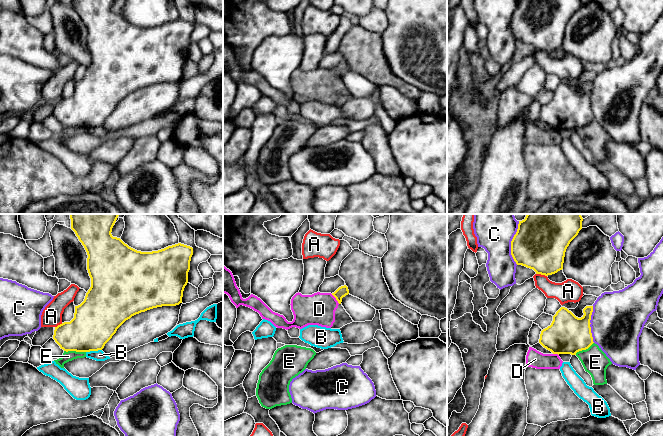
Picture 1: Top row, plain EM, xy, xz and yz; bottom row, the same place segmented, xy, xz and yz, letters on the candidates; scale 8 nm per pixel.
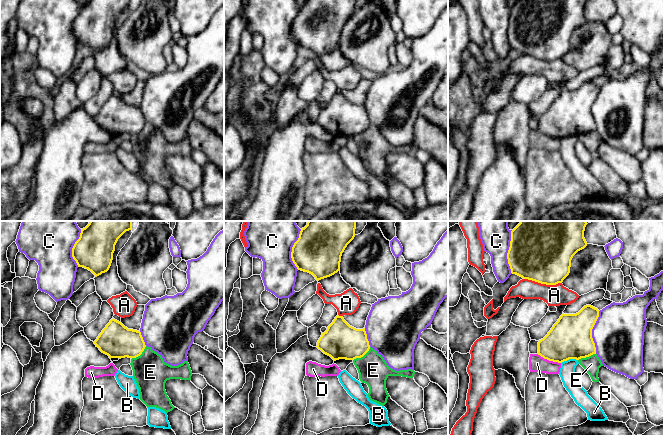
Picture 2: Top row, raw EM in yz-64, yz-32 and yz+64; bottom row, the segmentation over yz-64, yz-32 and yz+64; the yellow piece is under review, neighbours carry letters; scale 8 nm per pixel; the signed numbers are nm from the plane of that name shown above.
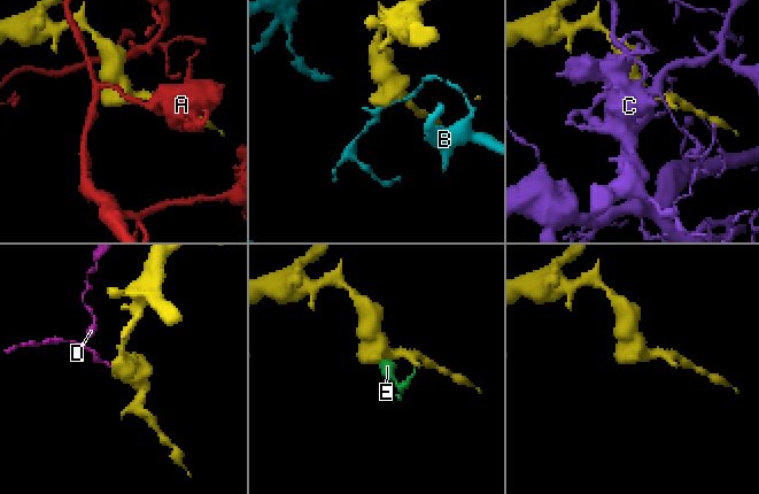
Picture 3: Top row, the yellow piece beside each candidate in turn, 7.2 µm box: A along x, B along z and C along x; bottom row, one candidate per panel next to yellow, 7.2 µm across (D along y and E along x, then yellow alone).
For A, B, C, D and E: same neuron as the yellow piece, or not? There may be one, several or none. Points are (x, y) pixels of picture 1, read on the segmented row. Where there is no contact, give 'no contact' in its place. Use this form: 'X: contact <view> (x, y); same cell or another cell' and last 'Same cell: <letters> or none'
A: contact yz (541, 274); another cell
B: contact xy (93, 350); another cell
C: contact yz (511, 243); another cell
D: contact xz (336, 299); another cell
E: contact xy (75, 350); another cell
Same cell: none

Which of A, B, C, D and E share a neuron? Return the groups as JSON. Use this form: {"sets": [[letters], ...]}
{"sets": [["A"], ["B"], ["C"], ["D", "E"]]}

